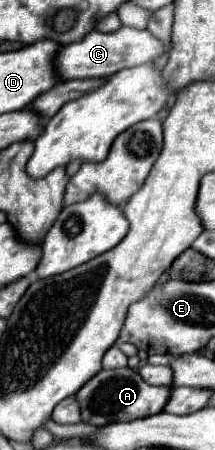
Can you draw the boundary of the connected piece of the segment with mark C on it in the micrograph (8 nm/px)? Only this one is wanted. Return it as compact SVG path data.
M123 26L111 34L93 30L83 40L61 46L61 50L55 58L55 68L63 80L99 78L99 76L111 76L123 68L133 68L133 66L141 66L147 62L155 62L159 56L167 54L169 50L171 50L171 42L167 44L167 42L155 38L149 30L135 30L135 28L127 28L127 26Z

